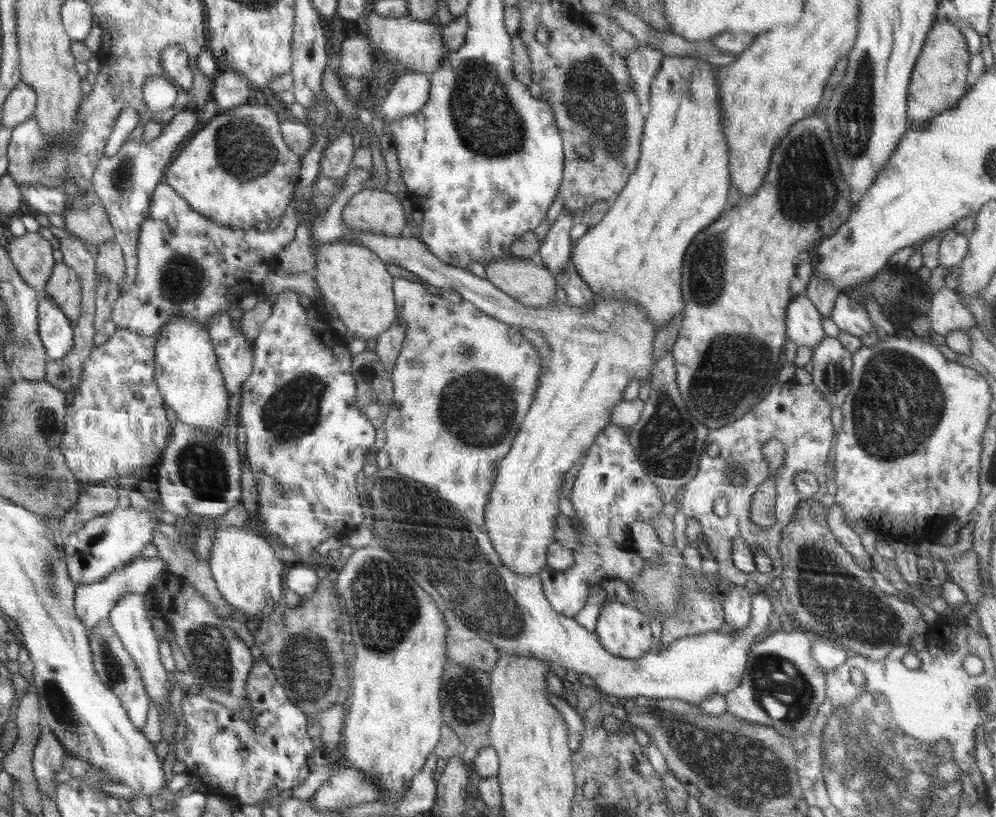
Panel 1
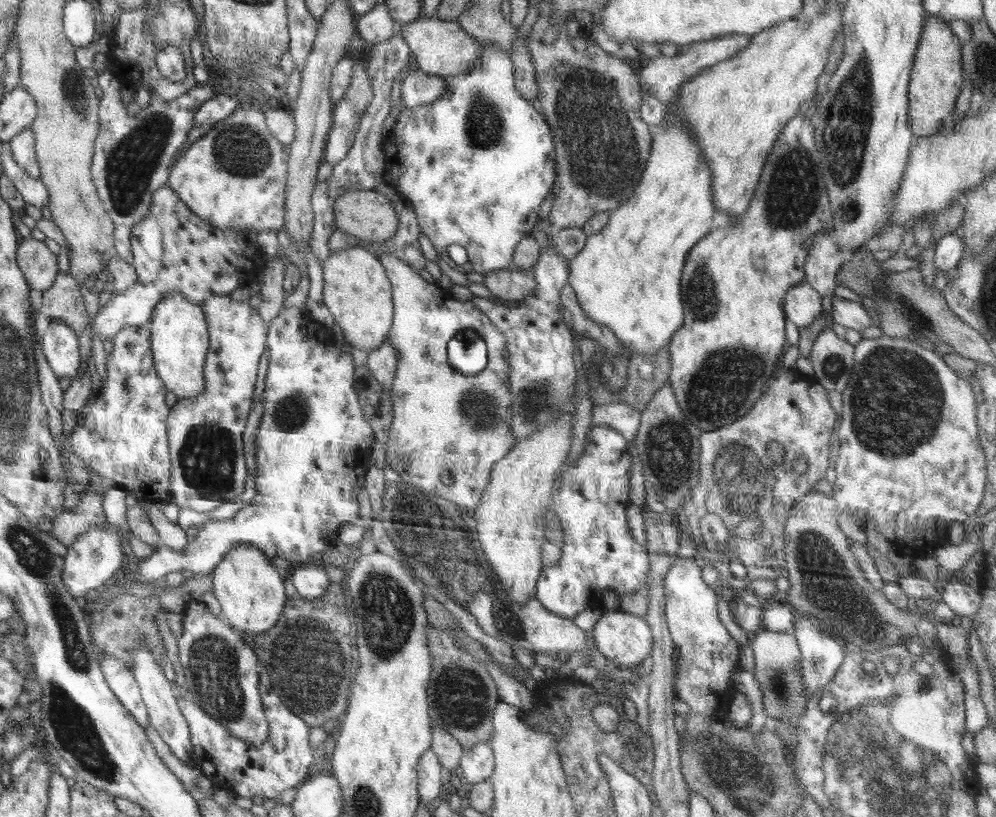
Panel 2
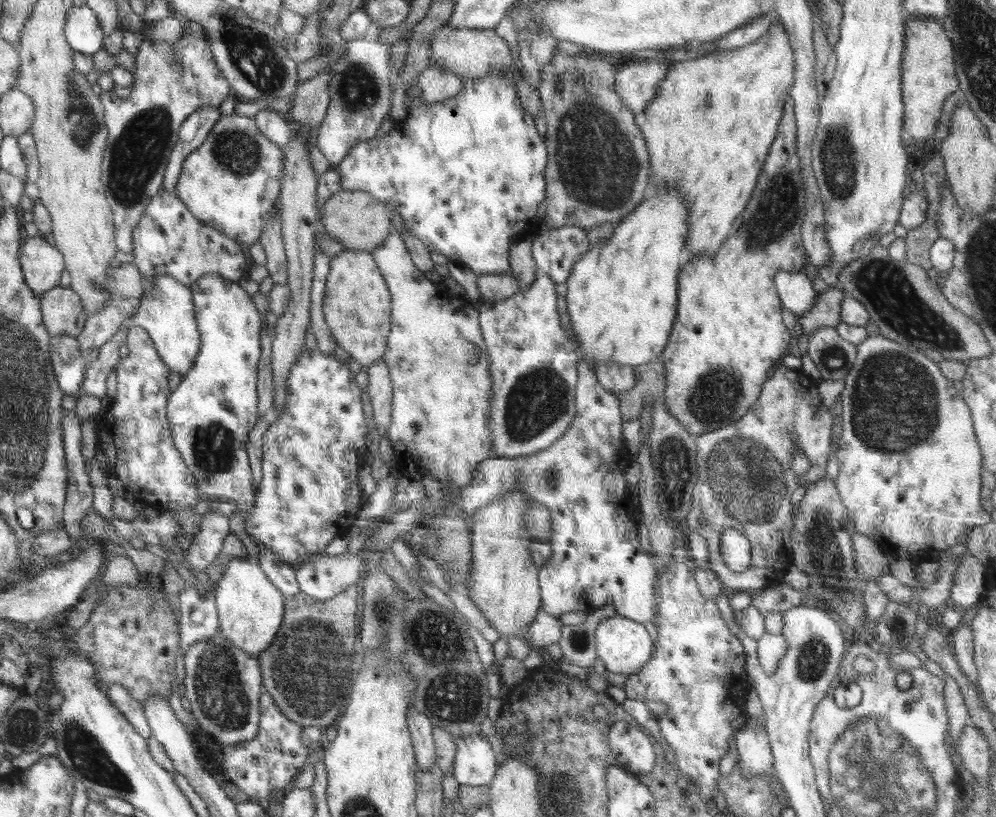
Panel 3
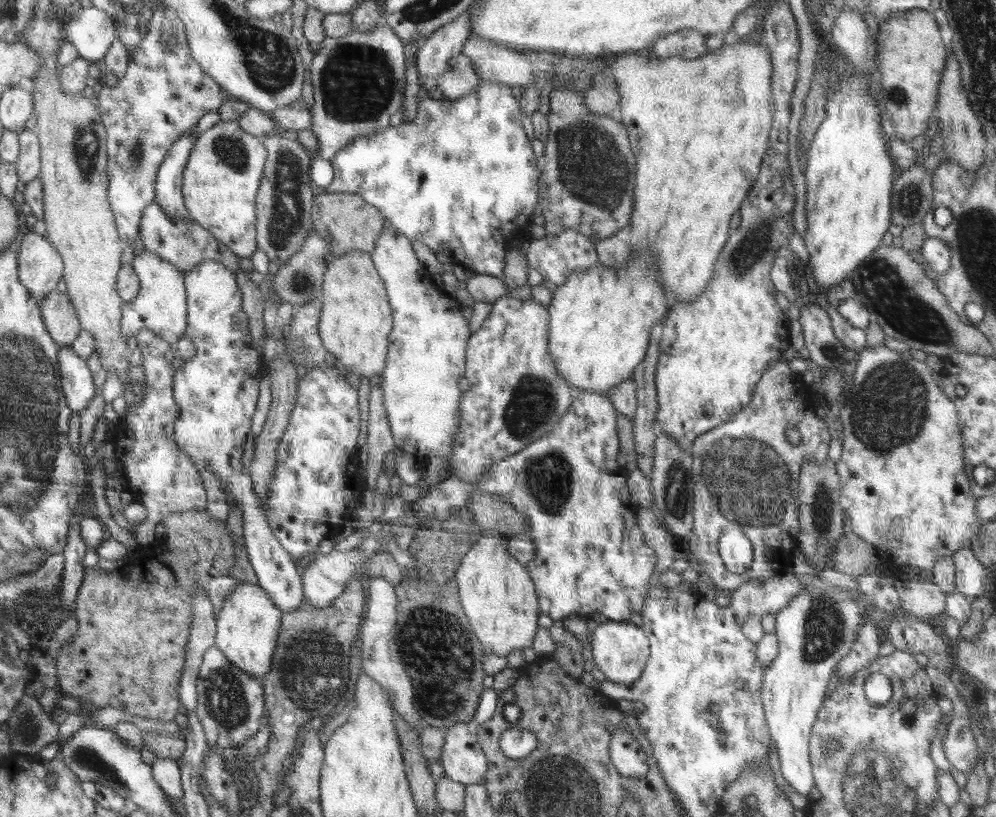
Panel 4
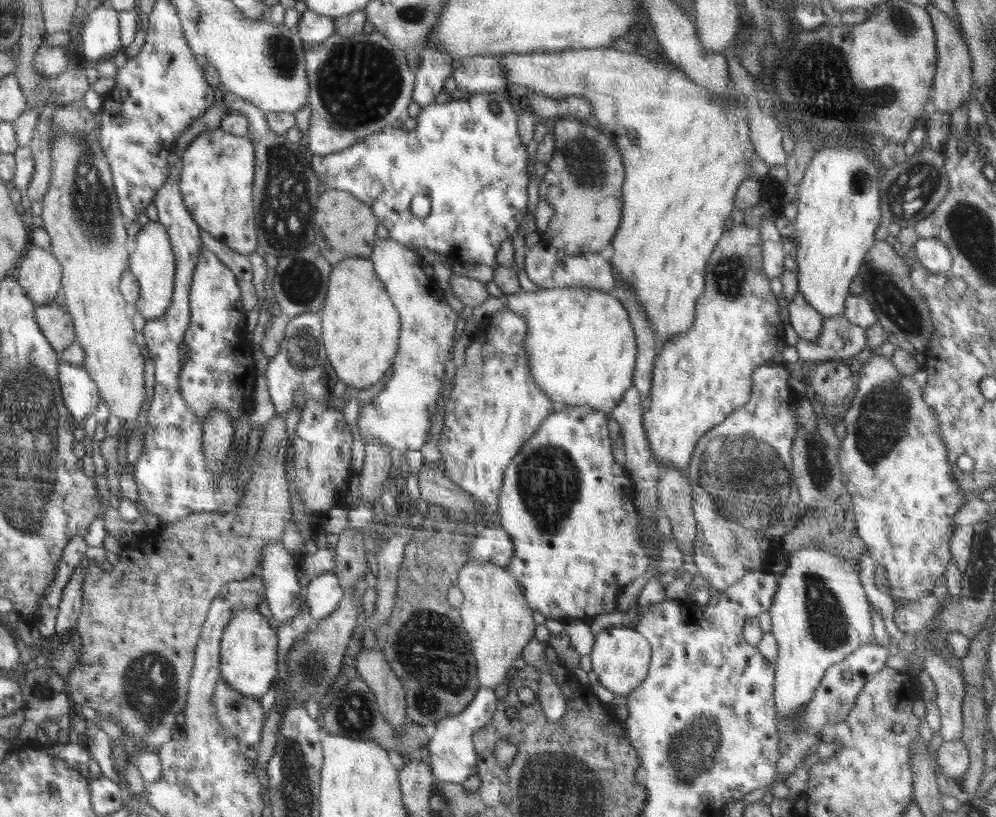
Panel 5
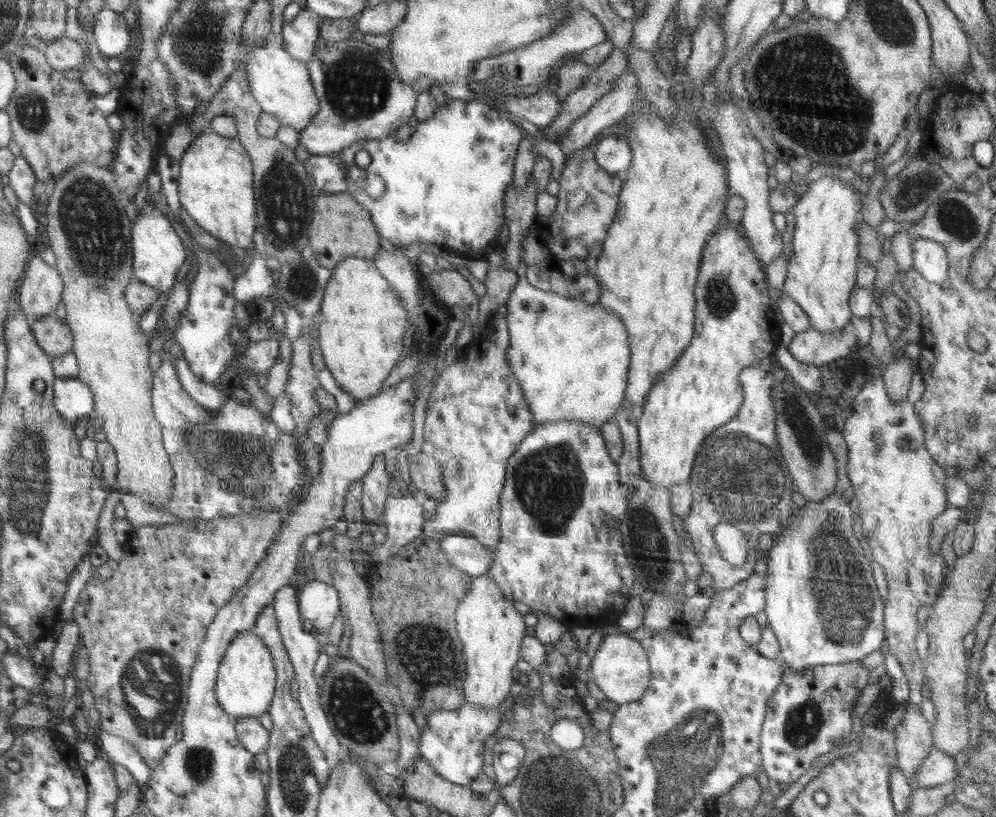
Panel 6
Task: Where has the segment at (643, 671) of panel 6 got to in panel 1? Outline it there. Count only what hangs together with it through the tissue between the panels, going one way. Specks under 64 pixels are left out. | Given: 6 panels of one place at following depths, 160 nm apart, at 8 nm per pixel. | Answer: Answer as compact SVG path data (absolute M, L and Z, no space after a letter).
M610 600L601 608L595 633L610 654L638 659L653 649L650 618L634 606Z

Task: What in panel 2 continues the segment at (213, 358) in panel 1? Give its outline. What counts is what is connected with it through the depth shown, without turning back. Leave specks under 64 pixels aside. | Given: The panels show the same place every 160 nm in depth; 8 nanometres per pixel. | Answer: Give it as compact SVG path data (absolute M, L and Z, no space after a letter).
M174 293L164 297L154 310L148 325L151 331L151 349L159 377L178 400L200 397L205 389L203 366L209 347L209 334L204 313L198 303Z

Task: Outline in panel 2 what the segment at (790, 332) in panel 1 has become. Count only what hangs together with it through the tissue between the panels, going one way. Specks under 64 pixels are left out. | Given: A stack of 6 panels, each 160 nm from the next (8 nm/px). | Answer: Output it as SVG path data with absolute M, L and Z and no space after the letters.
M805 280L792 285L783 302L785 318L792 321L797 328L806 328L823 310L821 299Z

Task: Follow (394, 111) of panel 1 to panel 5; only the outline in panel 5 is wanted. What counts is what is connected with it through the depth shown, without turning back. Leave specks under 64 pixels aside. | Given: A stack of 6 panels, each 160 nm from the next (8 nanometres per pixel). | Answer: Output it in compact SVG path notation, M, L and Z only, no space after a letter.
M477 55L468 60L458 60L454 64L452 77L456 88L471 95L496 90L508 91L504 66L496 55Z

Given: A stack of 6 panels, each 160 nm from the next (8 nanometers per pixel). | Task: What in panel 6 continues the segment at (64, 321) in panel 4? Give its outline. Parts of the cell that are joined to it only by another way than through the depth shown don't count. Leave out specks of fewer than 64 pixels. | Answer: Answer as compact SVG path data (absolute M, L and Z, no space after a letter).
M48 315L33 325L39 346L53 358L64 356L74 349L74 334L58 315Z

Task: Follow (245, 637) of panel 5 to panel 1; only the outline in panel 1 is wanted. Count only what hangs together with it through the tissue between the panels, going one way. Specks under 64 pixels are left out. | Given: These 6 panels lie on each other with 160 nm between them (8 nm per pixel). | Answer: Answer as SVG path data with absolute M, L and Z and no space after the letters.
M217 526L208 562L217 592L228 605L241 610L250 619L269 616L274 604L282 598L284 564L274 556L268 540L246 527Z

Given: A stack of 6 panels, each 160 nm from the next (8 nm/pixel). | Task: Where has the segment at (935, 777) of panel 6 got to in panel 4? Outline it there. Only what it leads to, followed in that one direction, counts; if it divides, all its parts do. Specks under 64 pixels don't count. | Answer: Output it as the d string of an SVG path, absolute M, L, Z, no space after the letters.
M968 718L949 721L943 738L943 751L954 771L971 772L977 763L980 751L968 724Z

